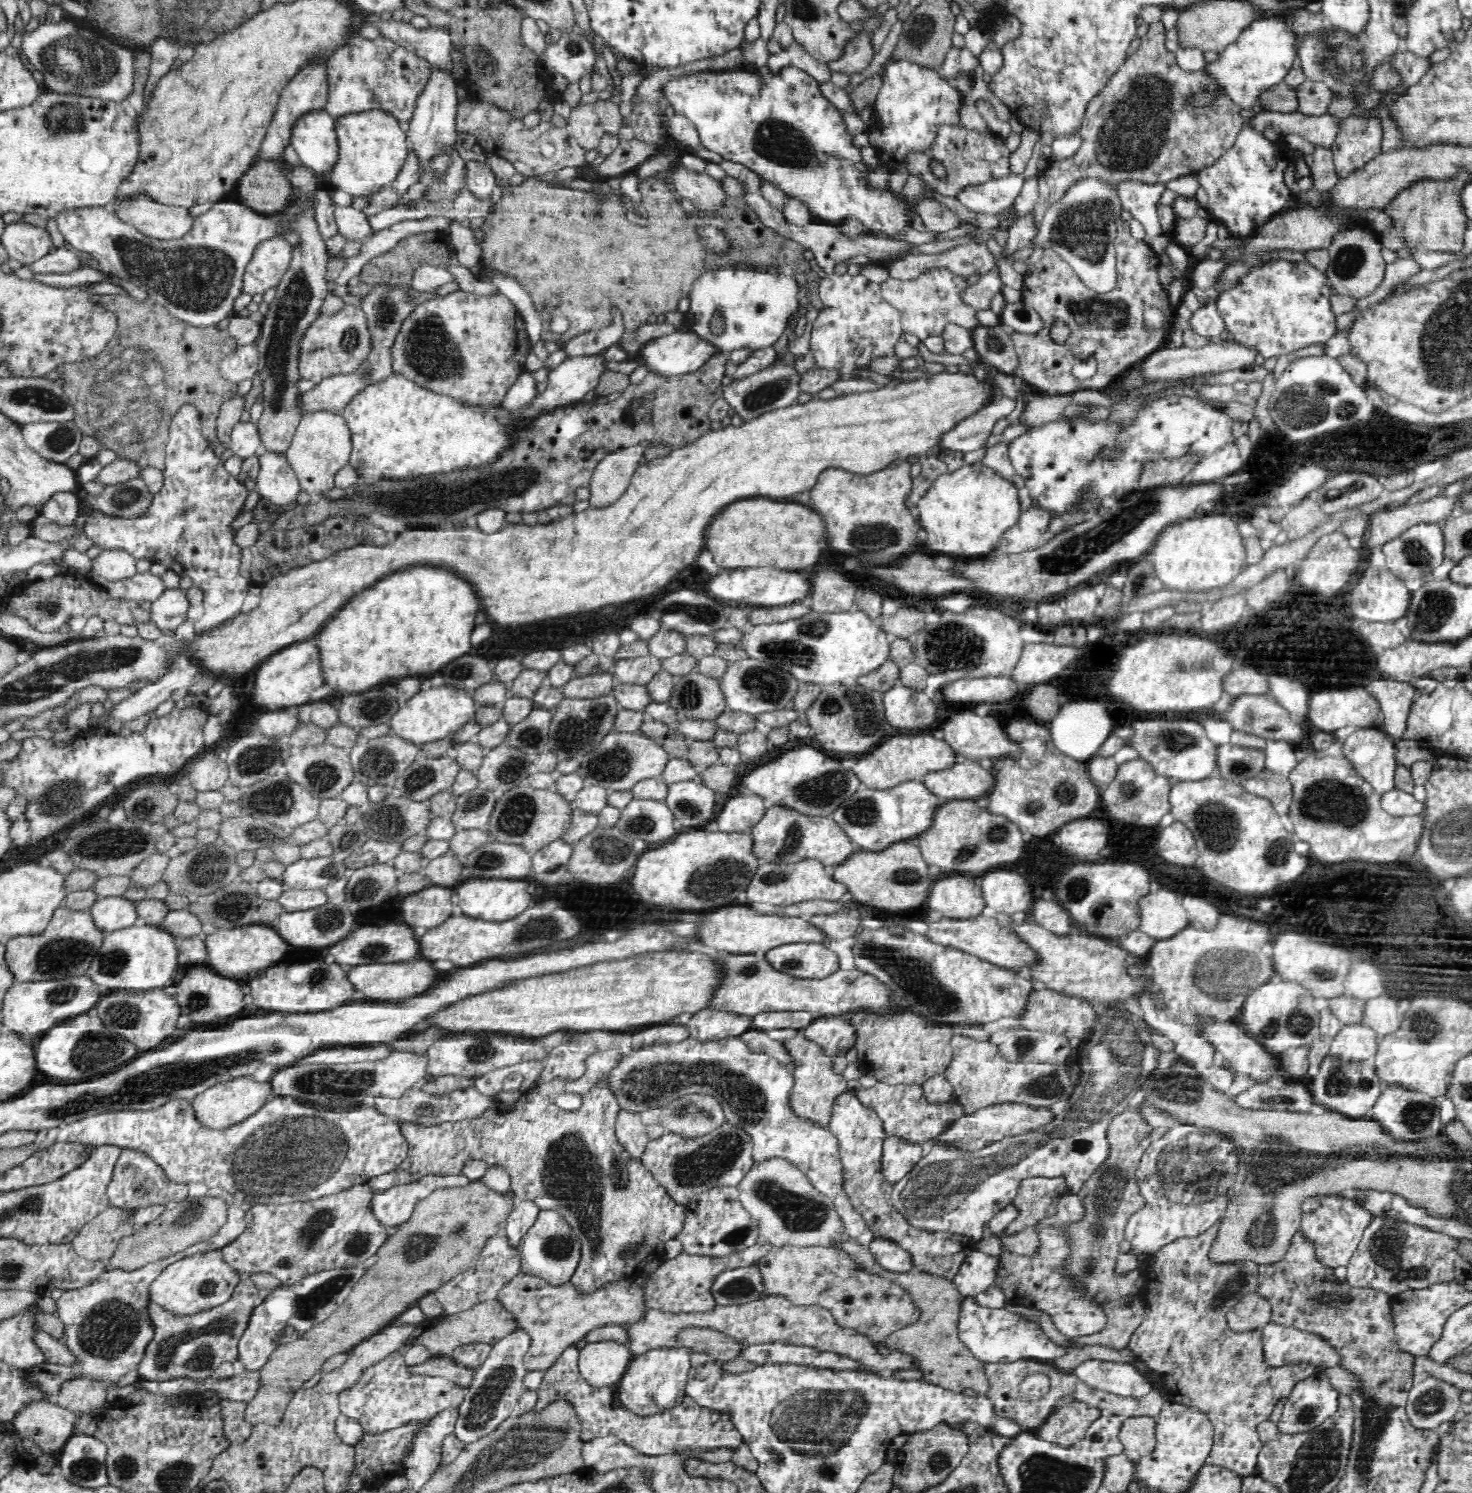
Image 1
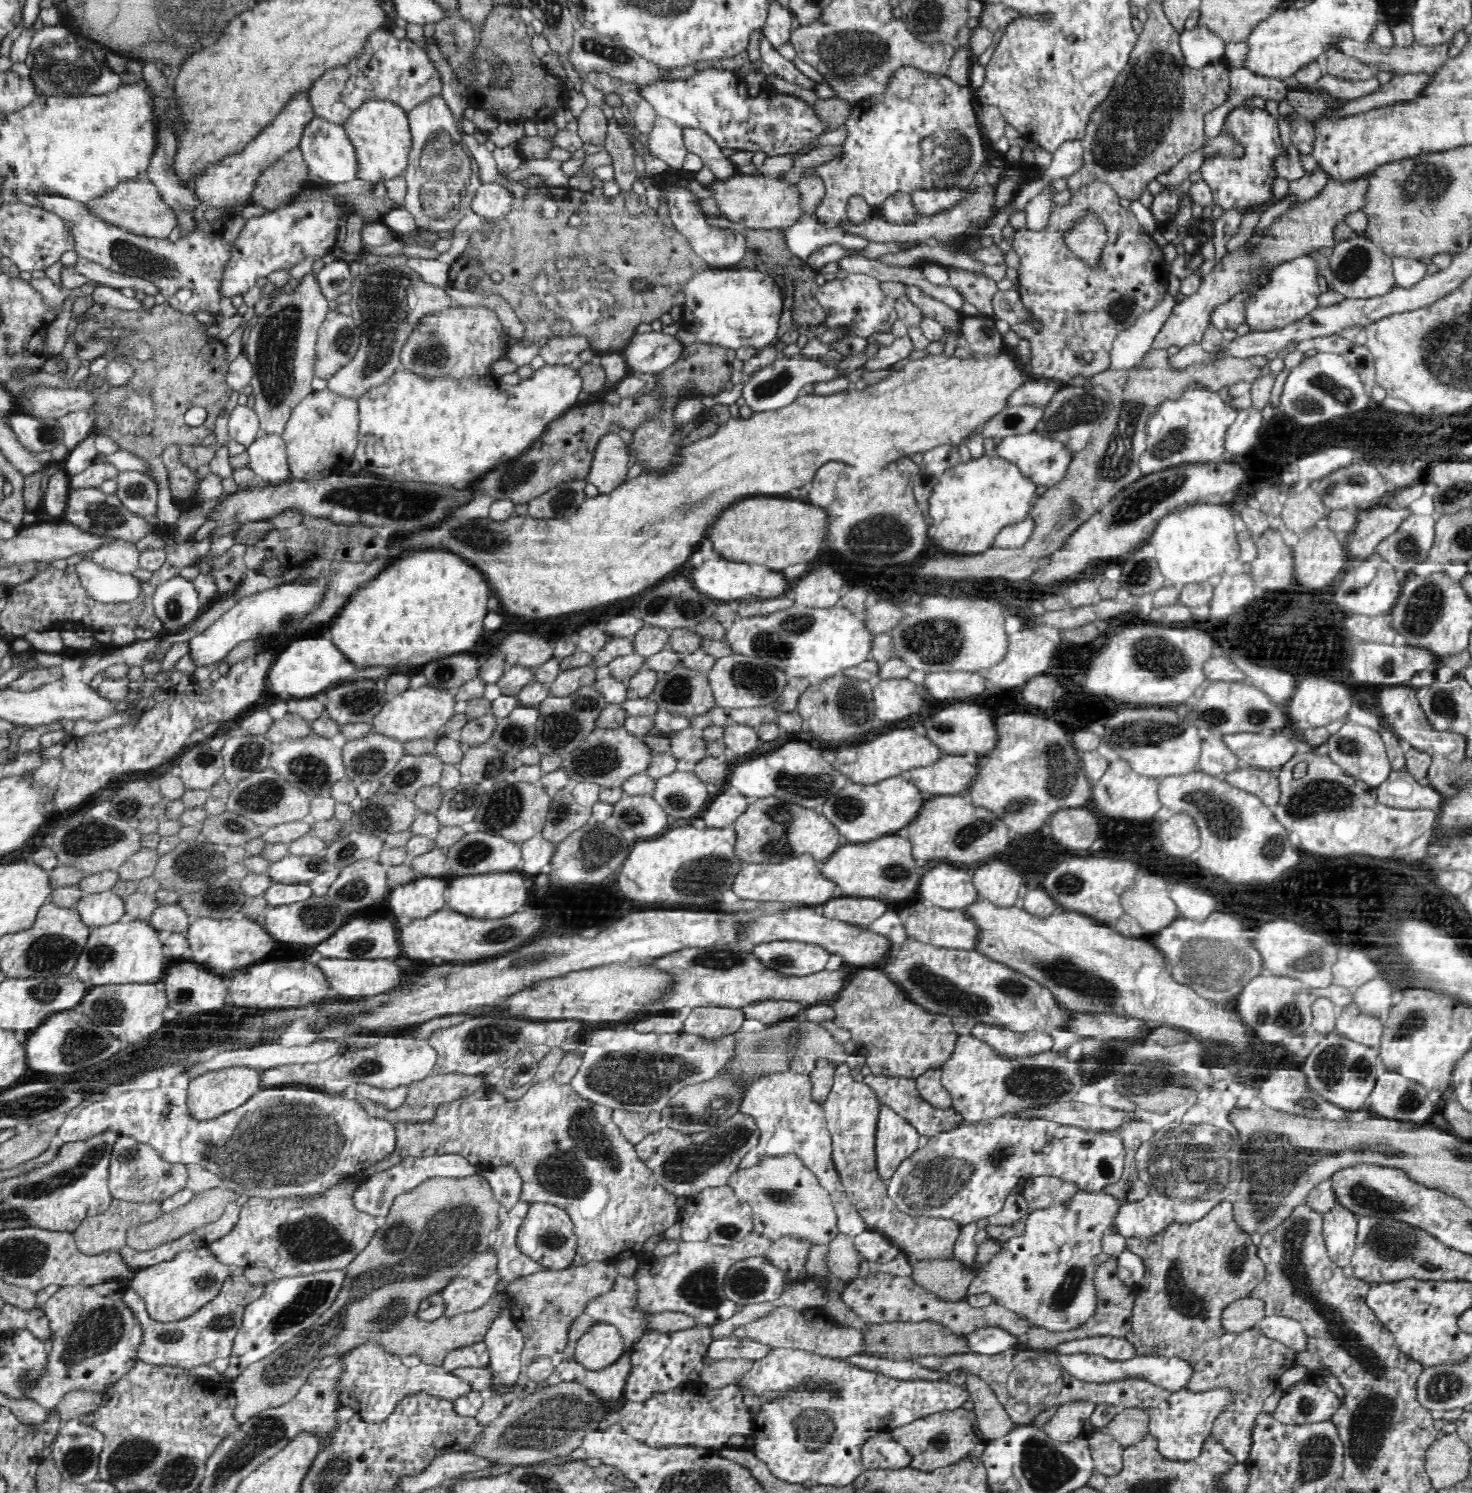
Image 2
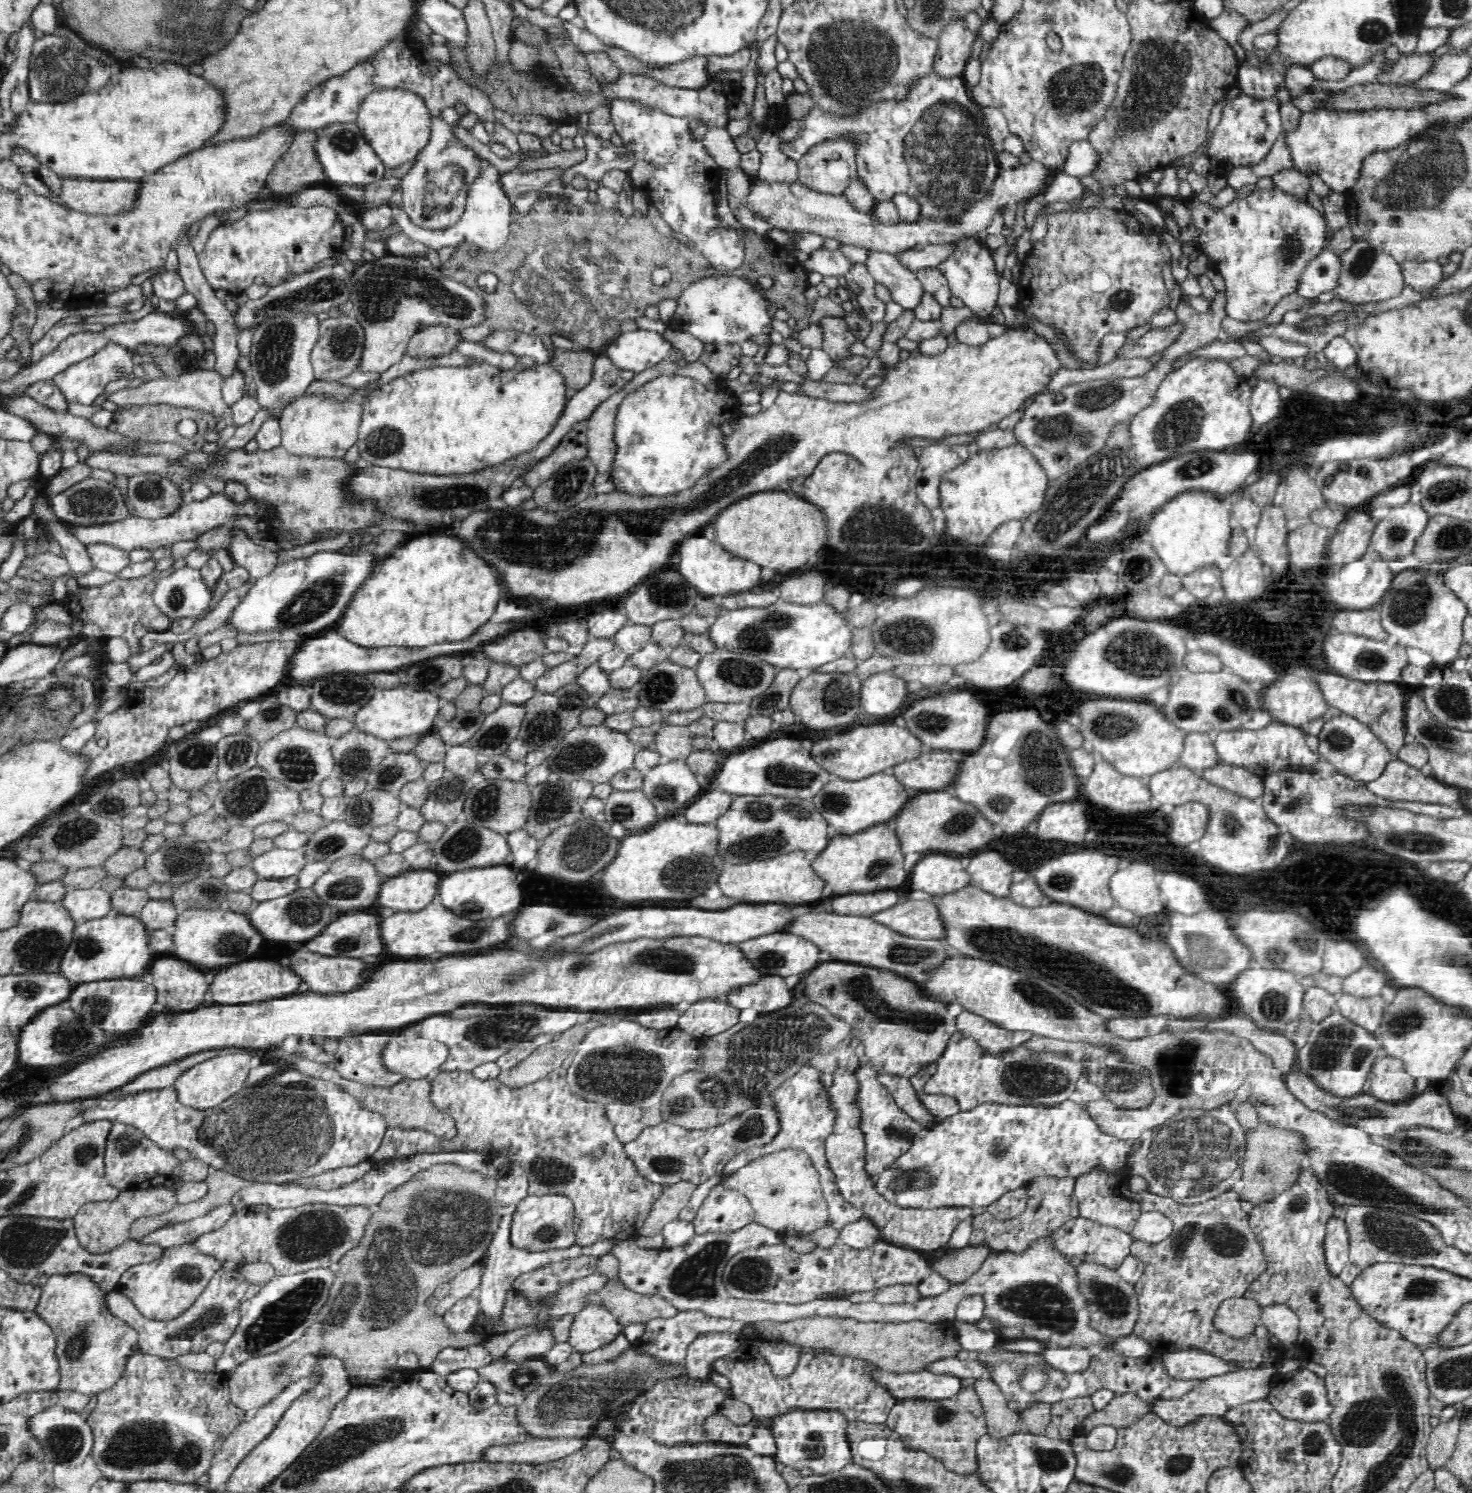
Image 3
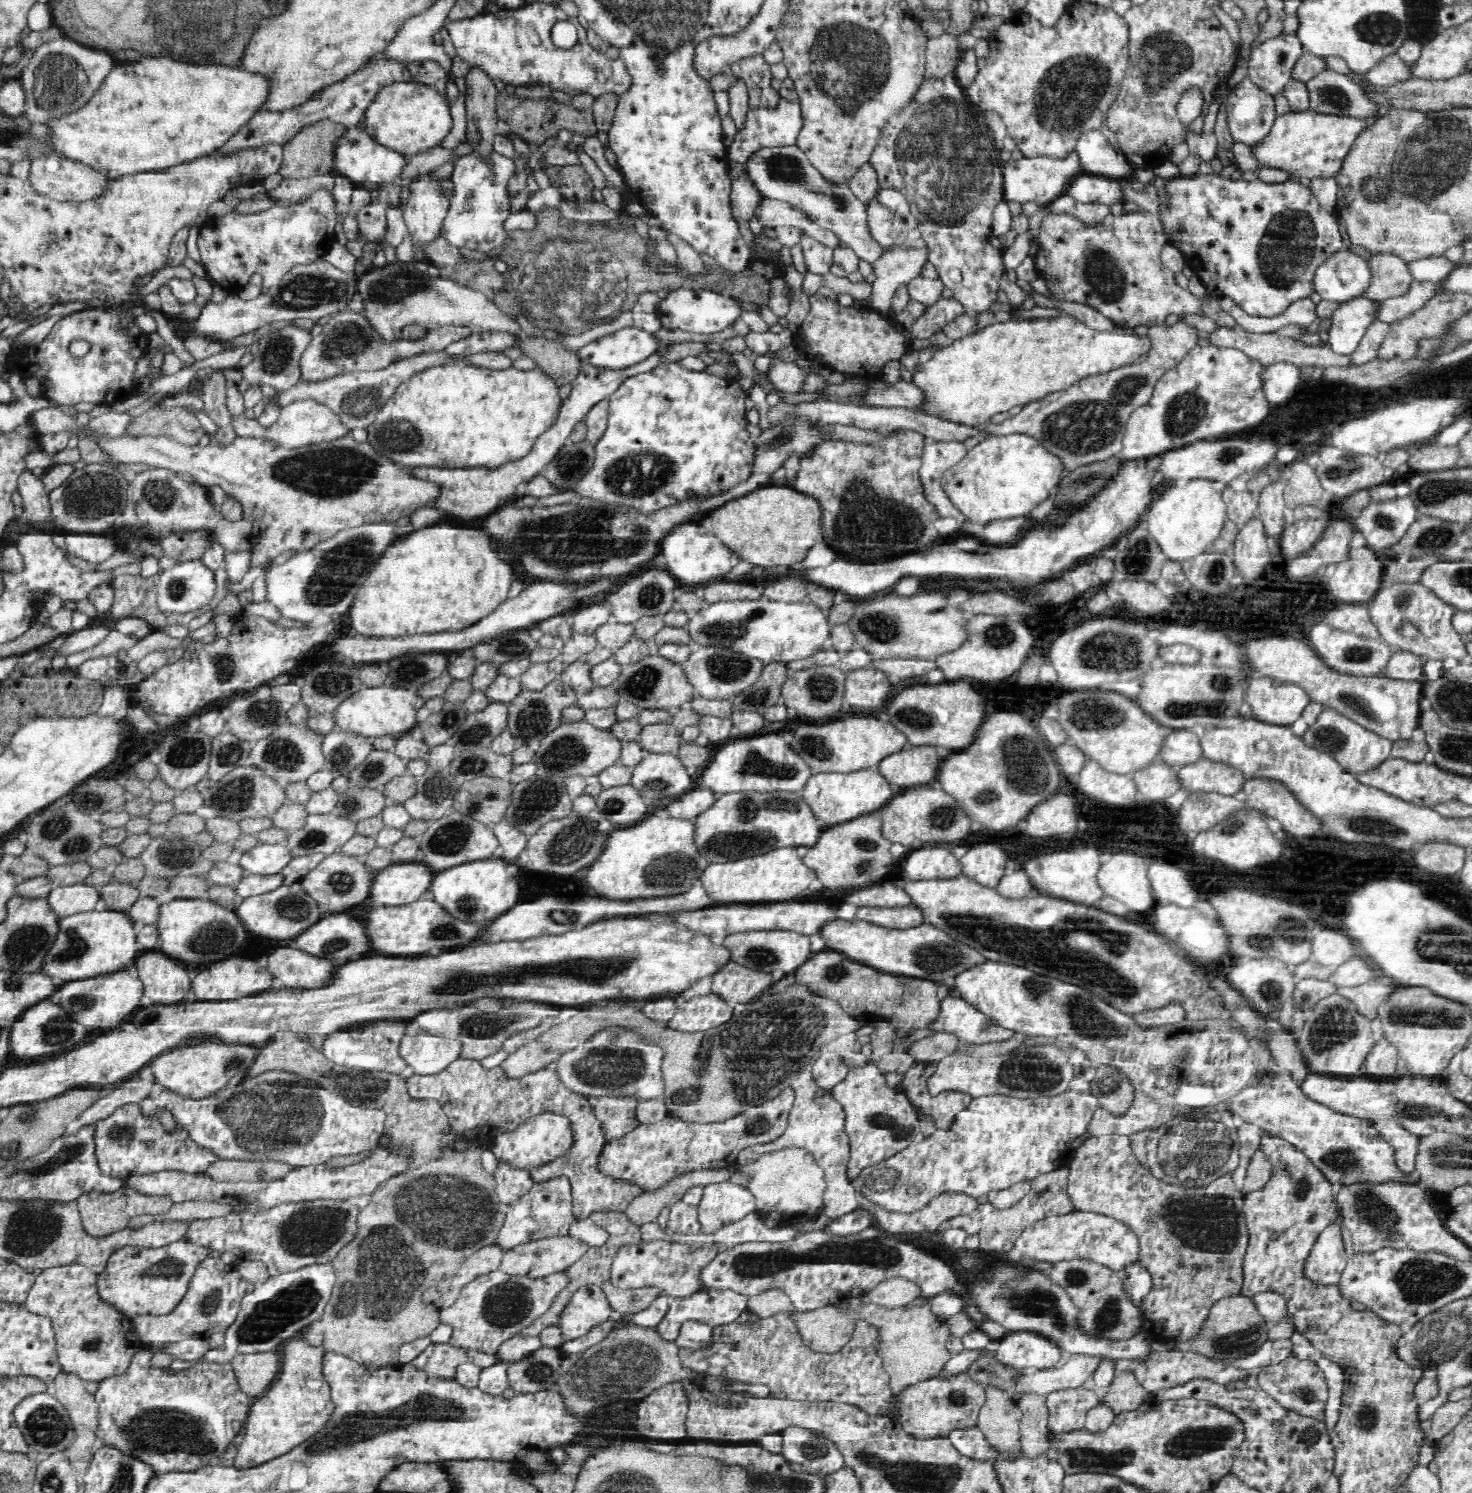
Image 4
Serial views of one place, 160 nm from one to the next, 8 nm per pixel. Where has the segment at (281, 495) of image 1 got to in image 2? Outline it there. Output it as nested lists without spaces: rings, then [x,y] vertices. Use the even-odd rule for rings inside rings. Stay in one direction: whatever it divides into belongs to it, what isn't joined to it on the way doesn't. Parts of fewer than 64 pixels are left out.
[[[260,432],[246,450],[249,454],[248,464],[260,480],[272,485],[290,482],[291,470],[281,435]]]

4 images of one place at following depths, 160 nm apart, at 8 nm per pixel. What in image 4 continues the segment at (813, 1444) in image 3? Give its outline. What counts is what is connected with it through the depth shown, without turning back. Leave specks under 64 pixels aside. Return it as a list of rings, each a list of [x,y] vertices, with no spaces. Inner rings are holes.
[[[782,1430],[782,1454],[790,1463],[800,1464],[806,1473],[829,1475],[845,1466],[837,1446],[814,1430]]]

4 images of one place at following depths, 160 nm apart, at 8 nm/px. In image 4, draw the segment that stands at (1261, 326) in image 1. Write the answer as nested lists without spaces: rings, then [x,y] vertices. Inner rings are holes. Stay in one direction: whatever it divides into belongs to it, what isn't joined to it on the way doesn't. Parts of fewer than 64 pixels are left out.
[[[1341,249],[1317,268],[1314,288],[1321,298],[1330,302],[1346,302],[1368,292],[1374,273],[1368,259]]]

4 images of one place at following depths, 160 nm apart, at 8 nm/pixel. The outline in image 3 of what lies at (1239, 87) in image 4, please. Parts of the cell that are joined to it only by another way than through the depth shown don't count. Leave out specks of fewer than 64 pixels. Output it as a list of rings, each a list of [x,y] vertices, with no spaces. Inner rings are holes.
[[[1240,92],[1234,100],[1228,99],[1222,108],[1222,118],[1207,150],[1211,173],[1226,177],[1233,168],[1262,162],[1283,132],[1276,100],[1261,99]]]

